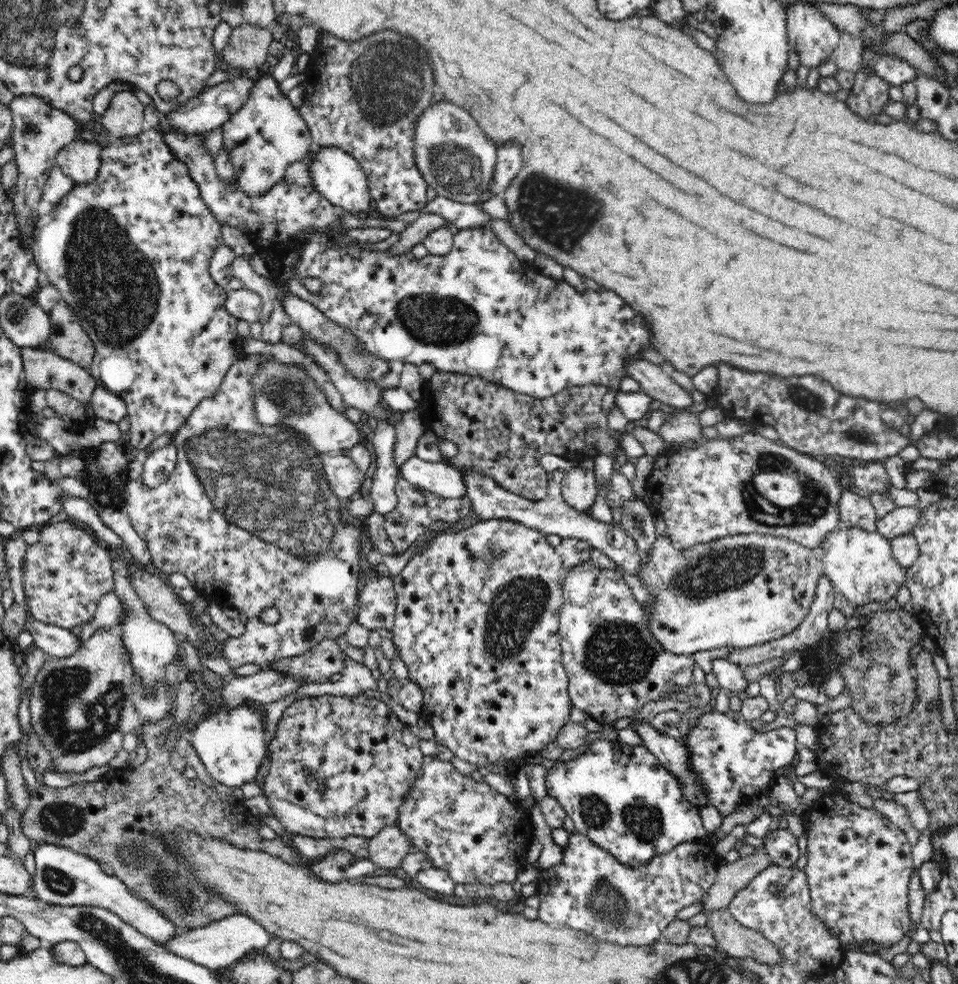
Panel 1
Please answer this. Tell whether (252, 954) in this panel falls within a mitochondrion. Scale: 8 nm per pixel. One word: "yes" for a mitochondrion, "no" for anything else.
no

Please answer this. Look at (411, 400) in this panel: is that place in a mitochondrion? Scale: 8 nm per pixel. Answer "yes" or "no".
no

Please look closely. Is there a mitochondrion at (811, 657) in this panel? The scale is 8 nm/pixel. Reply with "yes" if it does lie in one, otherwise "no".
no

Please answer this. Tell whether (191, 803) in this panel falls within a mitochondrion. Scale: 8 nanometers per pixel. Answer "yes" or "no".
no

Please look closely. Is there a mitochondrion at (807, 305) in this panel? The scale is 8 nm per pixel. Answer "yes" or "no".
no

